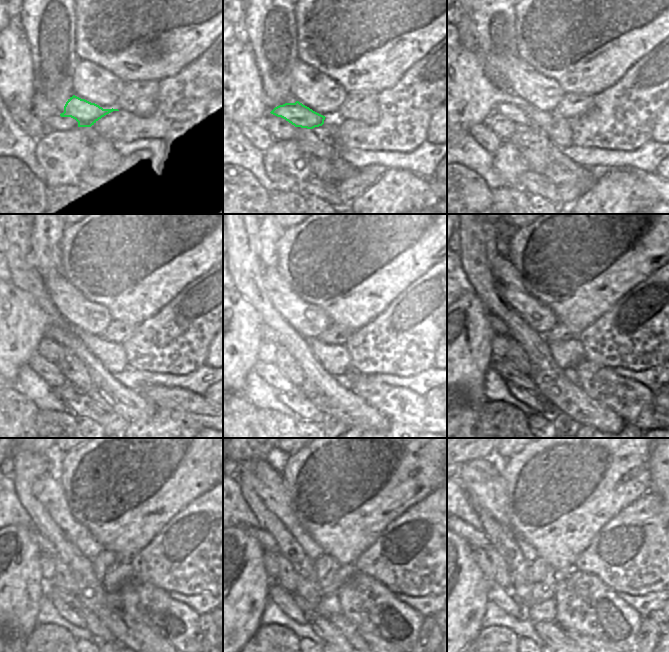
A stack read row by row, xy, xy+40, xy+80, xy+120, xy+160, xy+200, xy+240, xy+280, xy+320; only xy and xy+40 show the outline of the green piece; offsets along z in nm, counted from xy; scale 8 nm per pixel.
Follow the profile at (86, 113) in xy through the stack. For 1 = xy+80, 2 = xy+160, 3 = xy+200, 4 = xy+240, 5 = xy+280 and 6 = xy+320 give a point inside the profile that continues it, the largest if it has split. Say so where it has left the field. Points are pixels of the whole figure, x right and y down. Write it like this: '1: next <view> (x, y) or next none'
1: next xy+80 (511, 112)
2: next xy+160 (268, 334)
3: next xy+200 (498, 326)
4: next xy+240 (46, 547)
5: next xy+280 (266, 540)
6: next xy+320 (476, 537)

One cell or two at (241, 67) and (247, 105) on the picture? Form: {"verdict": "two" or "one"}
{"verdict": "one"}

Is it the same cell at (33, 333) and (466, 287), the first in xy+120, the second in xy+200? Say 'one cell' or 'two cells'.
two cells

